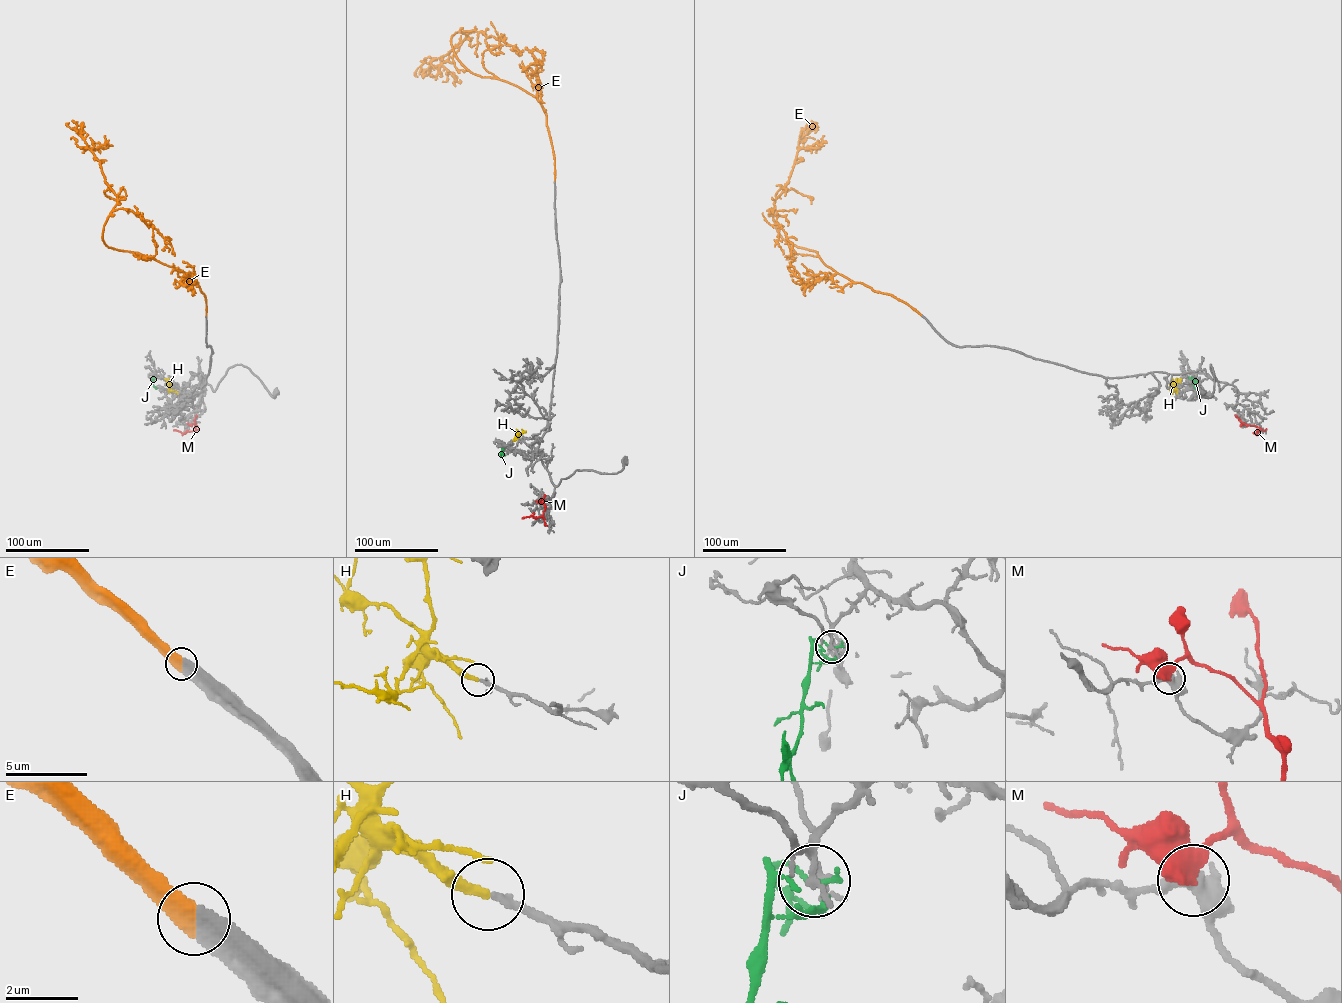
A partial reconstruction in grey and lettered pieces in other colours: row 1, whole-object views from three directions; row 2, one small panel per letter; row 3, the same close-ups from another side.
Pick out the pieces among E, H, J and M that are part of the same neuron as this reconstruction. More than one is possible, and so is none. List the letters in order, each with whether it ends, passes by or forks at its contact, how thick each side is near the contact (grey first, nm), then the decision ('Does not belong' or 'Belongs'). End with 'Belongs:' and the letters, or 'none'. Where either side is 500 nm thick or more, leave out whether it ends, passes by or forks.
E: Thickness 650 nm (grey) against 600 nm. Belongs
H: It ends there. Thickness 240 nm (grey) against 320 nm. Belongs
J: It ends there. Thickness 200 nm (grey) against 170 nm. Does not belong
M: It passes by. Thickness 320 nm (grey) against 420 nm. Does not belong
Belongs: E, H

